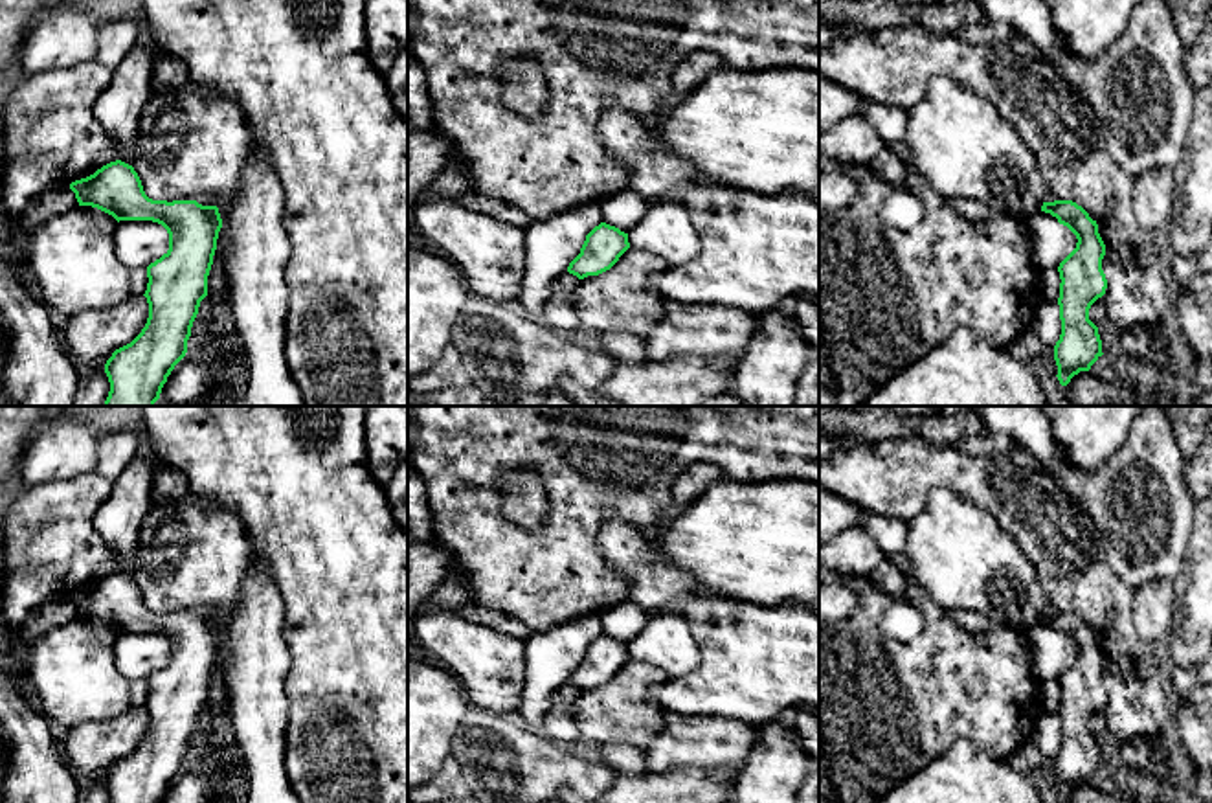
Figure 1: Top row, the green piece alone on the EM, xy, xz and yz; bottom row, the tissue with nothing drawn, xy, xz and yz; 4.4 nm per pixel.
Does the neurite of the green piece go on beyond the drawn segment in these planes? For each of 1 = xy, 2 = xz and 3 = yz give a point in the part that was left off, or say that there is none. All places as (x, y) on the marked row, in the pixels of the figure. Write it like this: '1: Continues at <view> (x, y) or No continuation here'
1: No continuation here
2: No continuation here
3: No continuation here

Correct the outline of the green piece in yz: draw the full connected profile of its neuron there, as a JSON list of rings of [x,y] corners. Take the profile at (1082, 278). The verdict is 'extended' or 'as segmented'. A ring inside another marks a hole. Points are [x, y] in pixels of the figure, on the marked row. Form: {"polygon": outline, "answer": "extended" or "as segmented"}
{"polygon": [[[1043,202],[1041,211],[1056,217],[1078,239],[1076,248],[1058,266],[1061,334],[1054,345],[1054,360],[1056,377],[1061,386],[1067,386],[1074,375],[1089,371],[1104,355],[1098,327],[1089,320],[1089,309],[1107,288],[1102,270],[1105,244],[1096,221],[1076,202]]], "answer": "as segmented"}

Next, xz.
{"polygon": [[[600,222],[588,235],[580,254],[569,263],[567,272],[584,279],[610,270],[630,248],[628,233]]], "answer": "as segmented"}

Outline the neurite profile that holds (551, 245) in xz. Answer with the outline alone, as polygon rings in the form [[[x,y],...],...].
[[[584,204],[525,228],[525,277],[518,305],[540,318],[551,285],[580,254],[586,235],[602,222],[599,204]]]

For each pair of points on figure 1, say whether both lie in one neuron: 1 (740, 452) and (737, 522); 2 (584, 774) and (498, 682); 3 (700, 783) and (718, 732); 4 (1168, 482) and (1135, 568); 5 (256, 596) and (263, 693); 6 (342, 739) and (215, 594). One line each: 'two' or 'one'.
1: two
2: two
3: two
4: one
5: one
6: two

